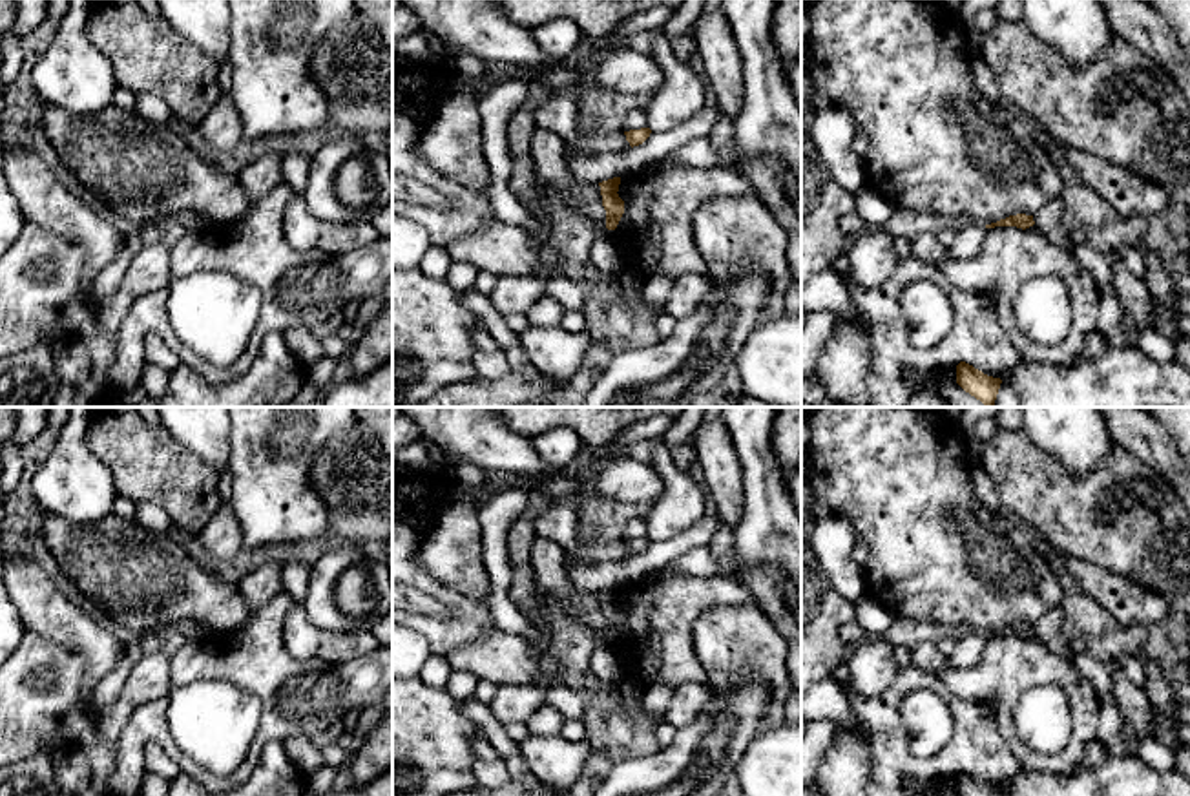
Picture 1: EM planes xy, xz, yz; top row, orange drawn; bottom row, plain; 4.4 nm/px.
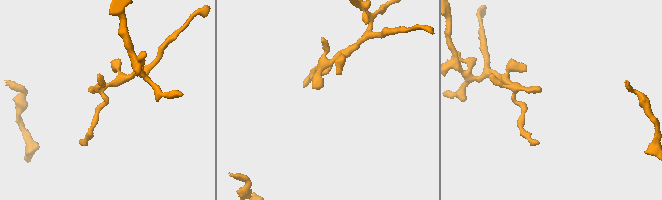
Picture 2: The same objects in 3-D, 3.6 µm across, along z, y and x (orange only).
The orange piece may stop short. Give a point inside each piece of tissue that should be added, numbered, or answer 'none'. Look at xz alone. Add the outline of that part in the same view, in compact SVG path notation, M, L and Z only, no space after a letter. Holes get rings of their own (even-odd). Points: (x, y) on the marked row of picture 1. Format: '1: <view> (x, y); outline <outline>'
none

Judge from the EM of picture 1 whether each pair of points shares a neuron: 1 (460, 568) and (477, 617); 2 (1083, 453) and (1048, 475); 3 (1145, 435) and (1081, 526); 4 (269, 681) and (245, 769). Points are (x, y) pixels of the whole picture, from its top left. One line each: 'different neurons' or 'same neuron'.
1: different neurons
2: different neurons
3: different neurons
4: same neuron

